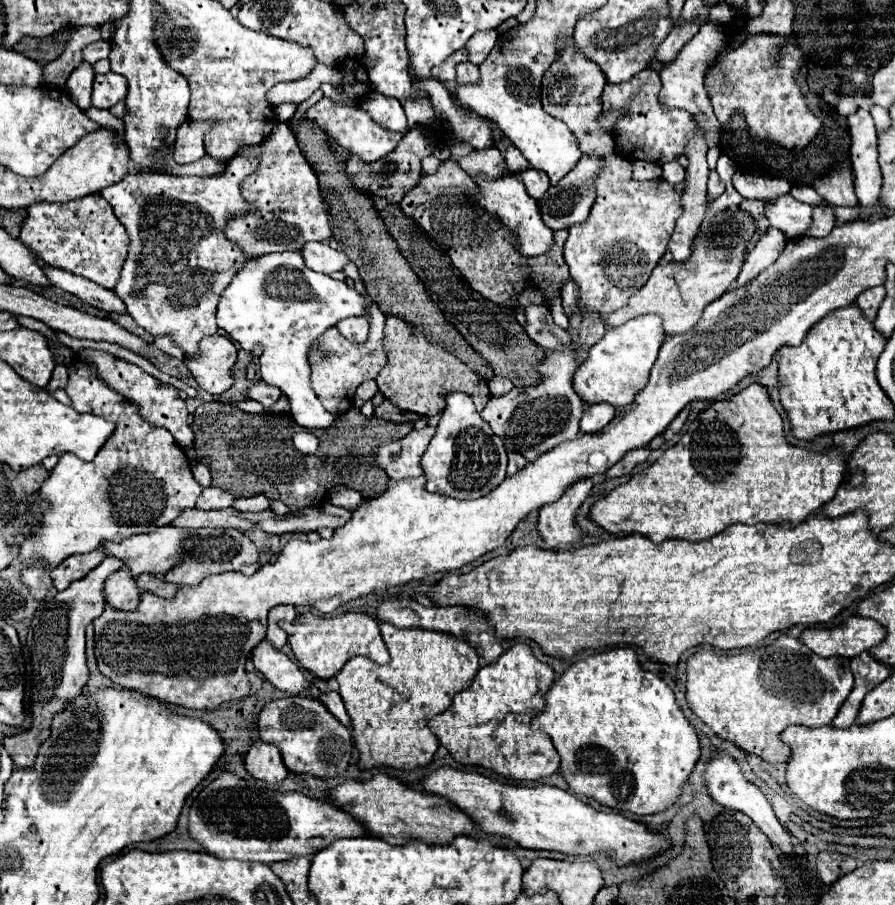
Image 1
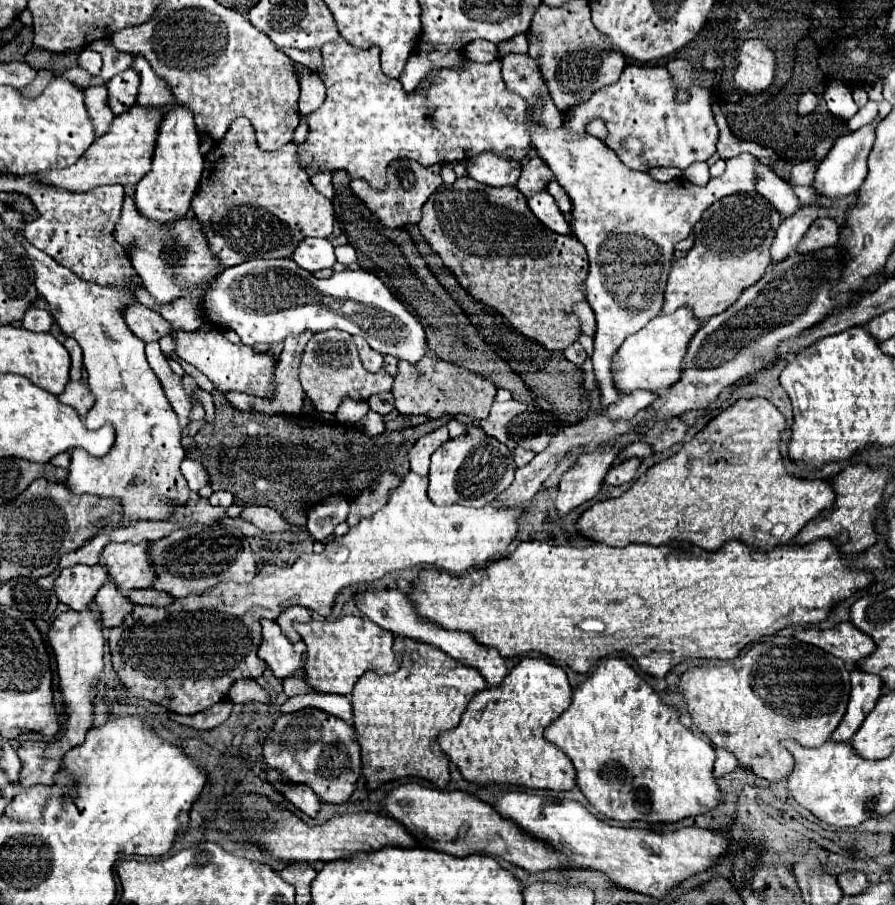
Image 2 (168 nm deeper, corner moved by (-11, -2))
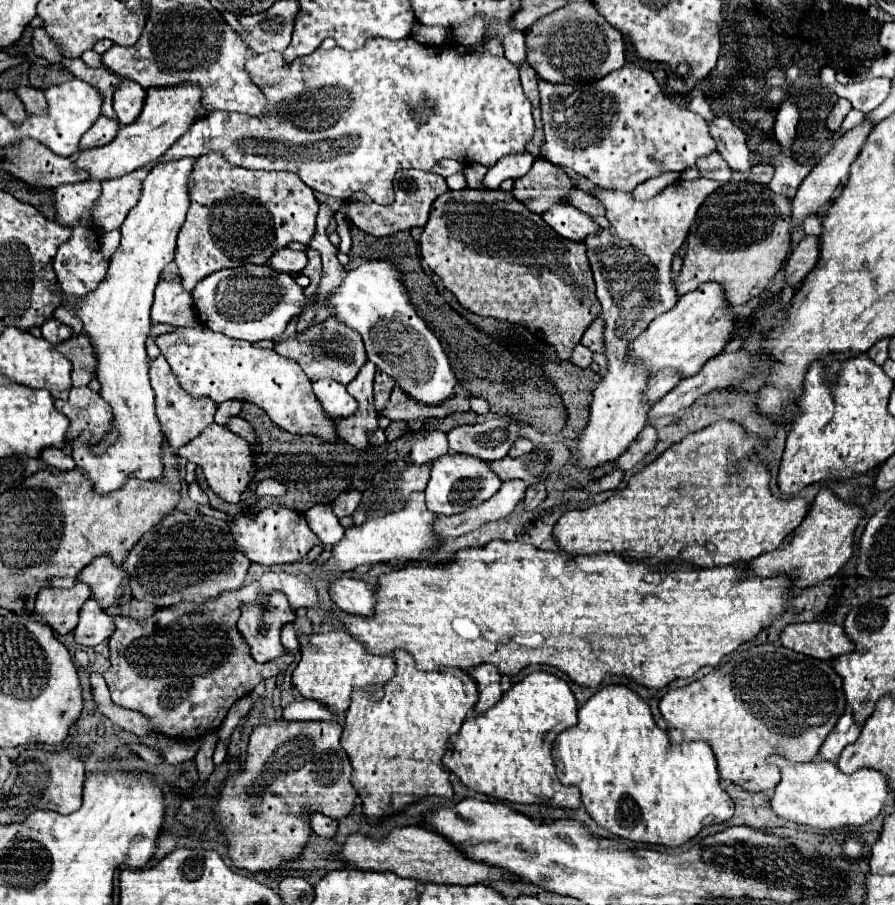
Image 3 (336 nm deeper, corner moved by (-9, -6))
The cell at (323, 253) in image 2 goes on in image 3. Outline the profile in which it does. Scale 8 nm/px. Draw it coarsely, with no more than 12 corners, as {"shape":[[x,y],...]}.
{"shape":[[281,249],[269,267],[281,273],[301,273],[307,251]]}

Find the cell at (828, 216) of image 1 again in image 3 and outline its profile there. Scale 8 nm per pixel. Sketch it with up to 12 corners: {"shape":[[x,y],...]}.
{"shape":[[805,235],[793,249],[785,279],[801,283],[819,261],[819,237]]}

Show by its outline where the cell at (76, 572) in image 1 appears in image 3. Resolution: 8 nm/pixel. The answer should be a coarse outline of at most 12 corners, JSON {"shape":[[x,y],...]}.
{"shape":[[45,587],[35,613],[65,635],[77,627],[89,587]]}

